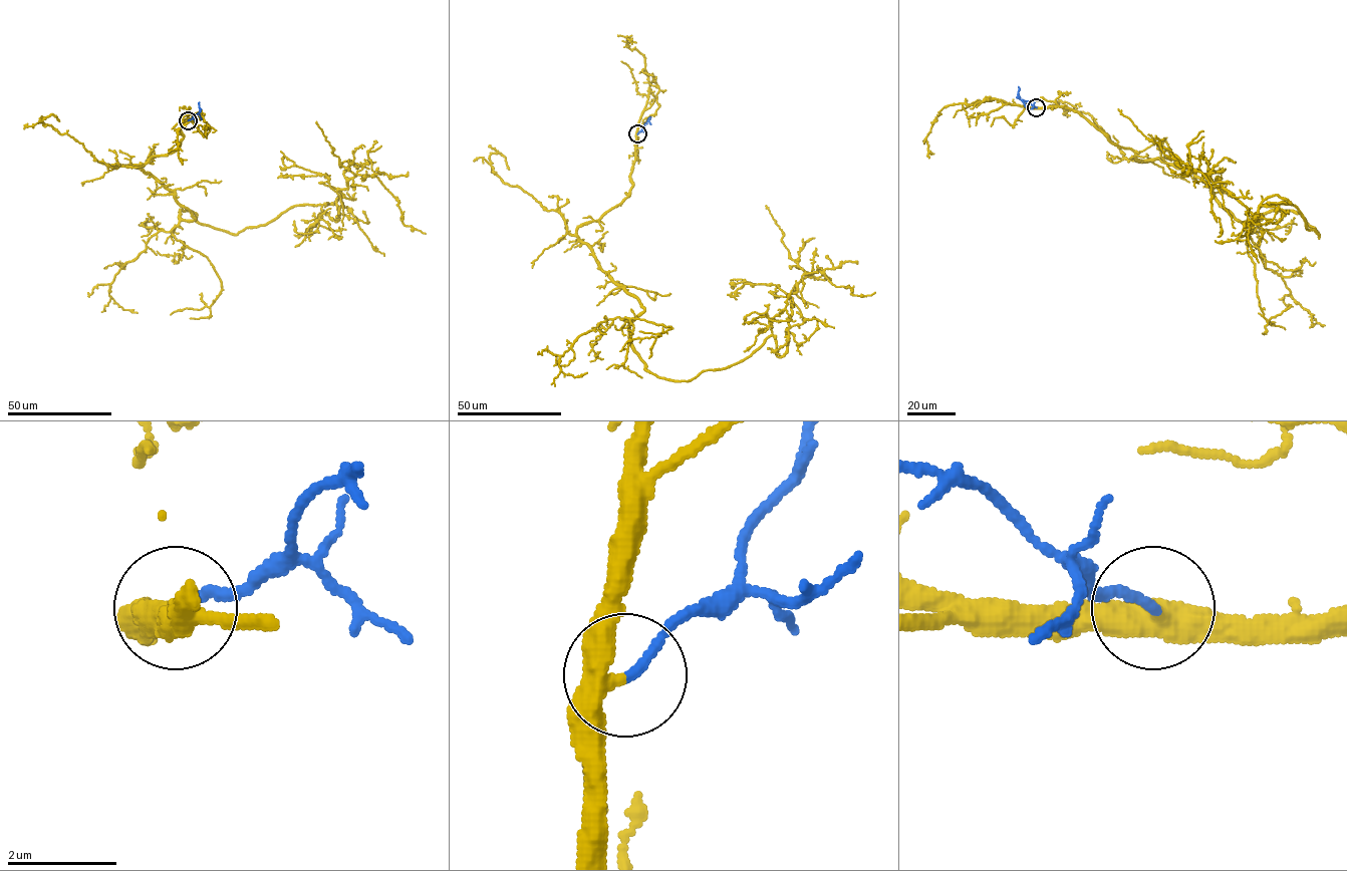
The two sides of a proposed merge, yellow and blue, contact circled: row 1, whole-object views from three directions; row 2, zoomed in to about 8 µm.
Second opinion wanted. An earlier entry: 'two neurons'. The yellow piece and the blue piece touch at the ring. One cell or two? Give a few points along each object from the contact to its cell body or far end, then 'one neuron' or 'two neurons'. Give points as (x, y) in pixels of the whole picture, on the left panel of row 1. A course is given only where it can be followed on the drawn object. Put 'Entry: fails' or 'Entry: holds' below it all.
yellow runs (188, 120), (172, 153), (126, 166), (184, 220), (238, 234), (338, 197), (339, 215), (359, 175), (425, 234); blue runs (188, 120), (200, 109), (199, 101); one neuron
Entry: fails

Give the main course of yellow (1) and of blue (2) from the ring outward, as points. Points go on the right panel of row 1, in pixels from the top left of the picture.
1: (1036, 107), (1319, 237), (1196, 170), (1218, 237)
2: (1036, 107), (1020, 98), (1018, 86)

